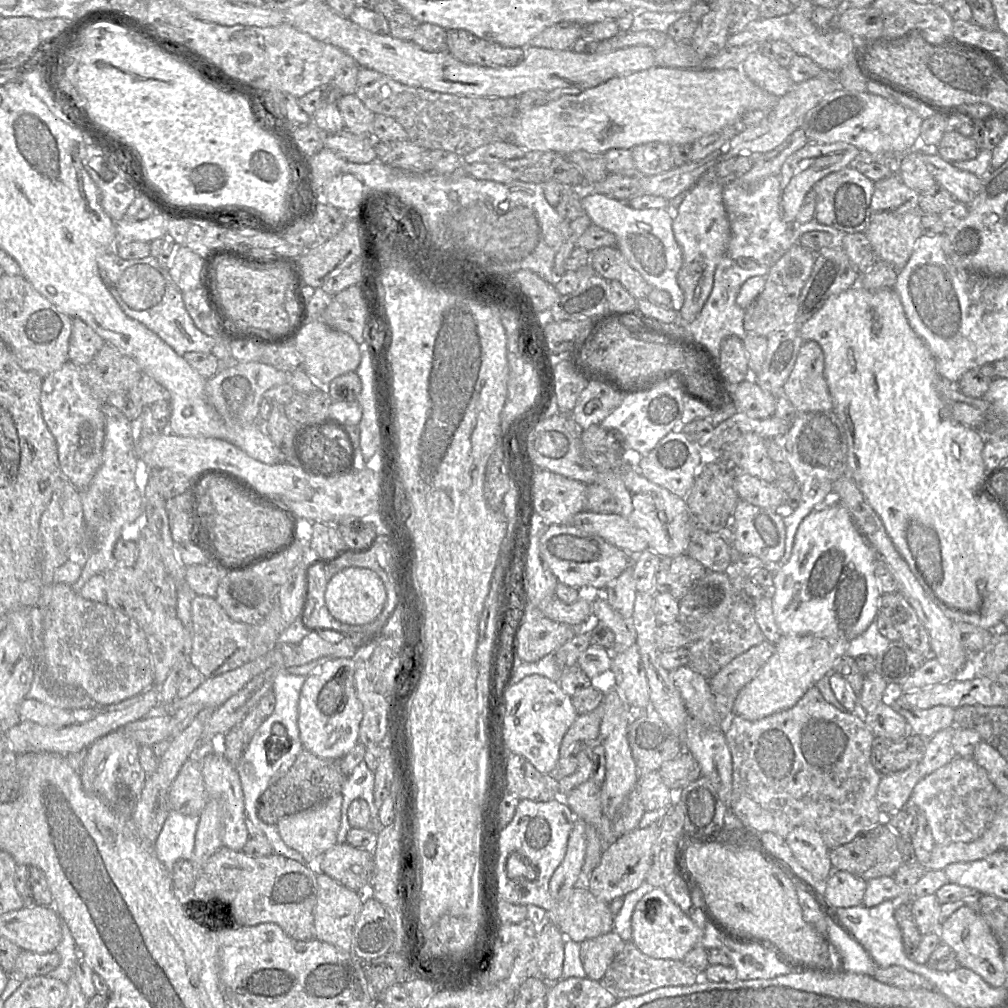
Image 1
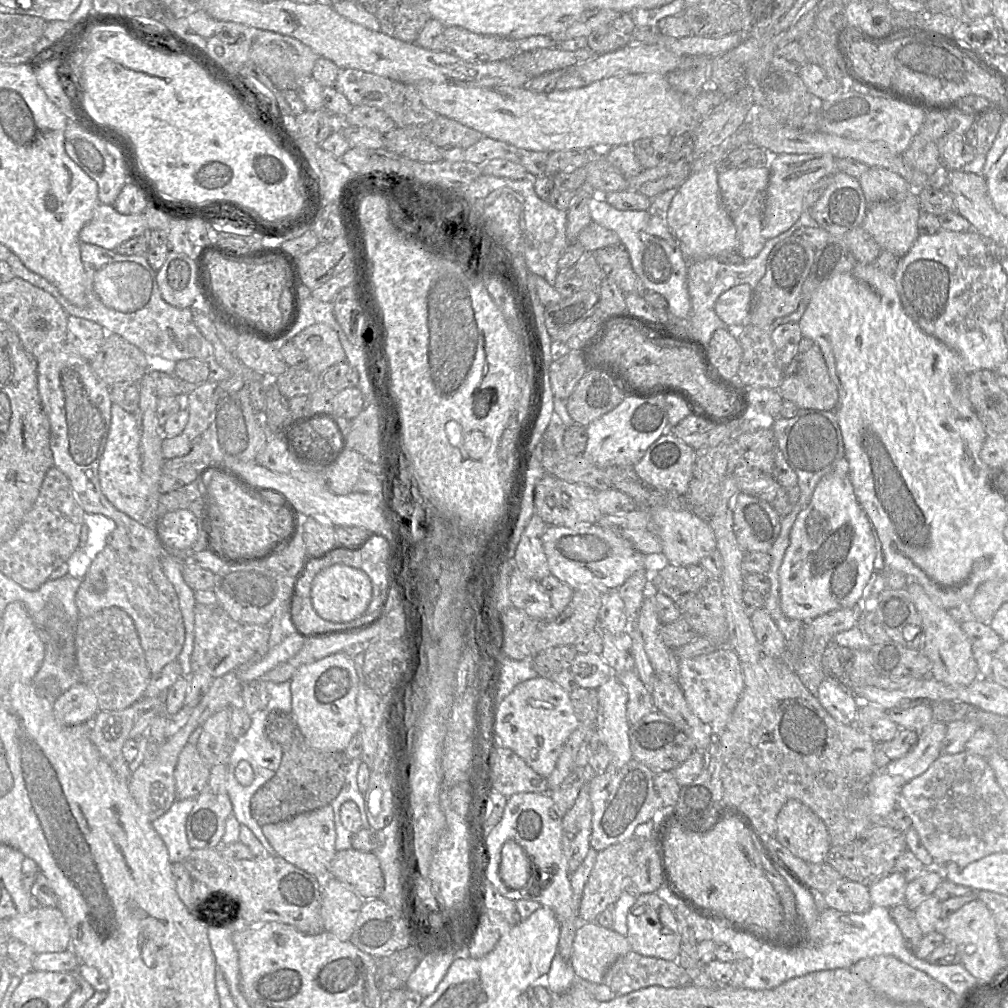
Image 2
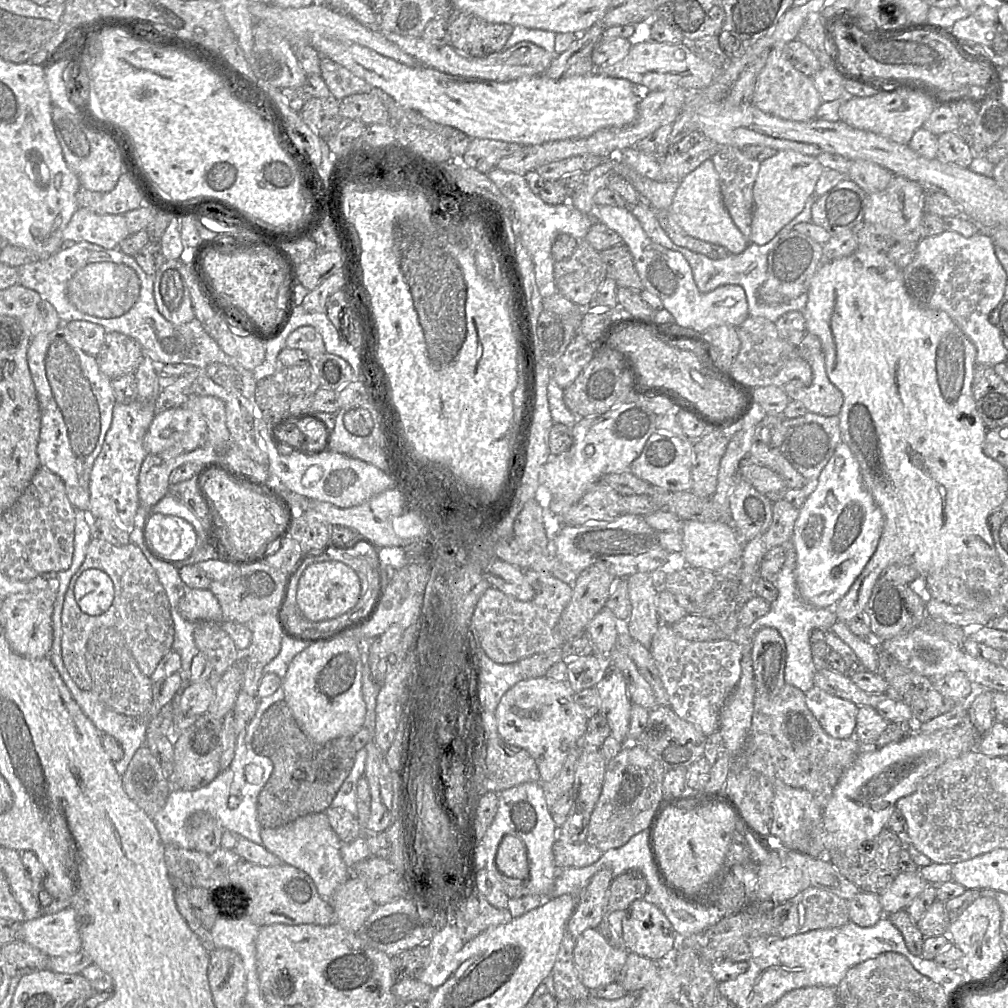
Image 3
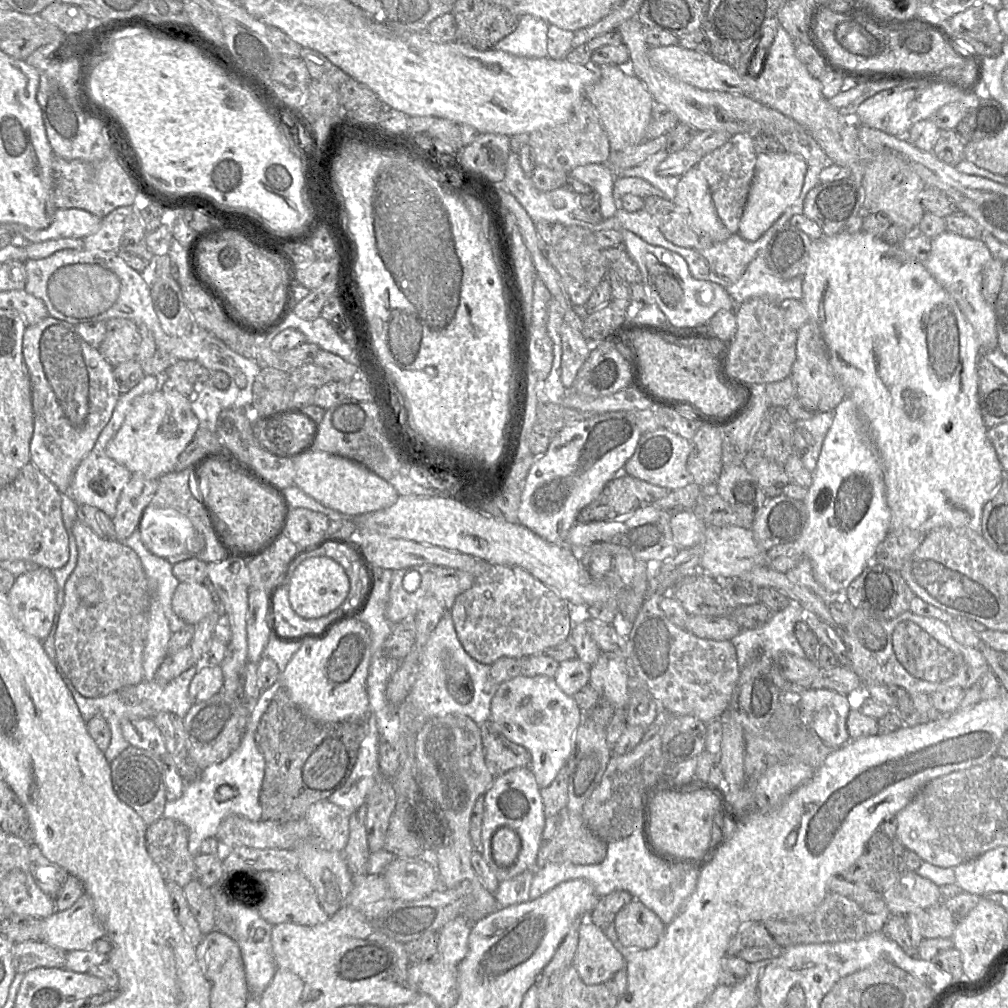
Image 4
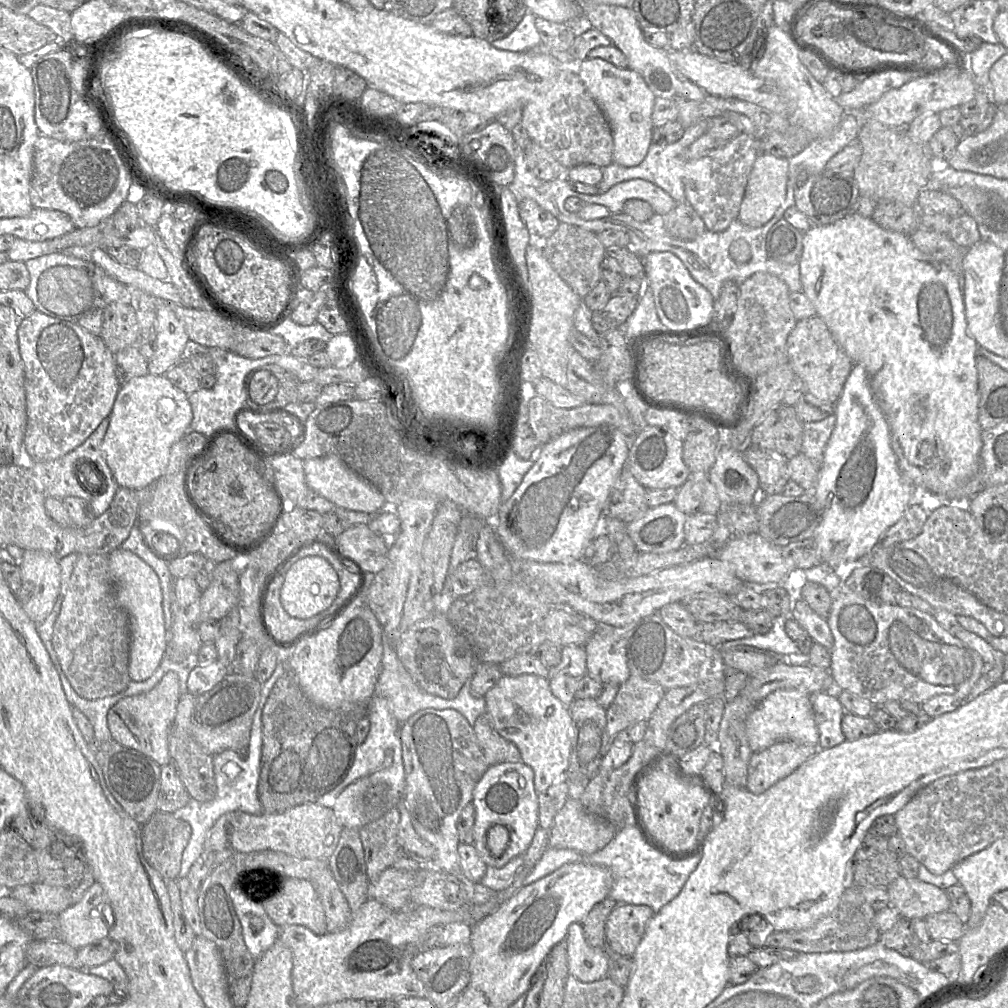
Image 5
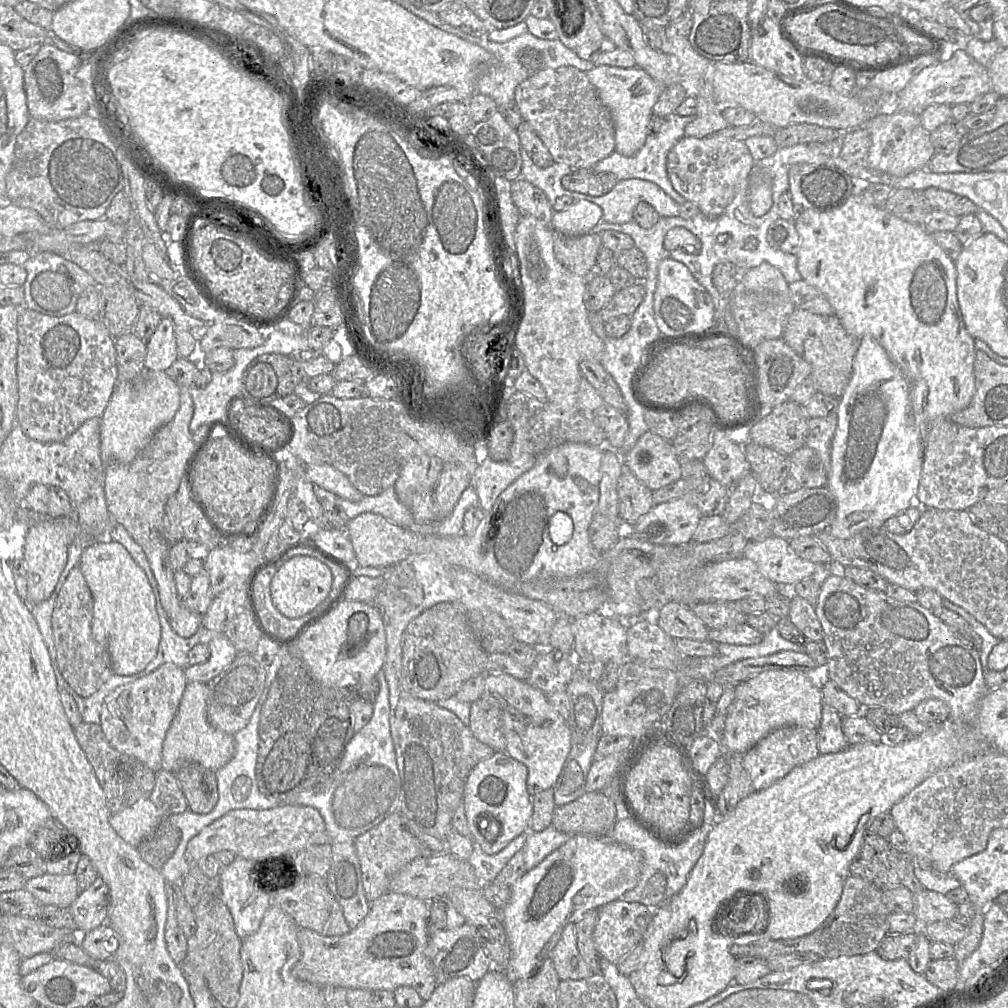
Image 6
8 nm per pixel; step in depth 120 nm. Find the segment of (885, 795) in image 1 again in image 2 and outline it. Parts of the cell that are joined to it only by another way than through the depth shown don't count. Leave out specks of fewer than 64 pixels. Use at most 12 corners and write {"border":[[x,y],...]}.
{"border":[[931,722],[903,758],[878,771],[905,782],[941,755],[946,723]]}

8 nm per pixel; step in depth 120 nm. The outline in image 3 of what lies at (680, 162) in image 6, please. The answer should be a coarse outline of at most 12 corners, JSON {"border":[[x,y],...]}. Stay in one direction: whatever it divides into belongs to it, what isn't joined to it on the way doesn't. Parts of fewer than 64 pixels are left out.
{"border":[[720,146],[711,160],[723,203],[750,244],[761,162]]}

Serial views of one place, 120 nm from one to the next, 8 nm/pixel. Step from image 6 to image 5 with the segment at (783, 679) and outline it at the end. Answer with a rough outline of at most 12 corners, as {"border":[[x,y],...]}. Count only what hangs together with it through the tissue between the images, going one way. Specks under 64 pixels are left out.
{"border":[[778,689],[747,717],[754,753],[818,745],[810,694]]}

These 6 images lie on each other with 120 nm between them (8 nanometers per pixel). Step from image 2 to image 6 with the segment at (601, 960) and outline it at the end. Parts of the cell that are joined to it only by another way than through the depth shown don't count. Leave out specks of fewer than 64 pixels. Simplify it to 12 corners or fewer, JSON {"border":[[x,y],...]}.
{"border":[[565,925],[549,958],[560,980],[593,975]]}

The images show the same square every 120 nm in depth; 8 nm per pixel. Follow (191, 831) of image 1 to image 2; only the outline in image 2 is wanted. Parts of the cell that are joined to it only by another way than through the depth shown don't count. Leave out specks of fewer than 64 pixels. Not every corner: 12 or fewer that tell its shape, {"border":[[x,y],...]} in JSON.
{"border":[[196,797],[176,799],[152,822],[171,863],[192,851],[186,821]]}

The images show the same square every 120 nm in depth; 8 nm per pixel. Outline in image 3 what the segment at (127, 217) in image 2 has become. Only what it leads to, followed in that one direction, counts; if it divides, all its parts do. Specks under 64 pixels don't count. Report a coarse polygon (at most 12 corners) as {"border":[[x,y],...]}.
{"border":[[80,207],[64,243],[117,249],[128,236],[123,214]]}

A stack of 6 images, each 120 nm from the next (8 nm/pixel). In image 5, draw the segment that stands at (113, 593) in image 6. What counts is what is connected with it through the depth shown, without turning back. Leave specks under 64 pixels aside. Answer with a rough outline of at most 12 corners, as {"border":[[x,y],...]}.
{"border":[[120,547],[107,555],[129,617],[129,676],[141,682],[167,646],[160,581]]}

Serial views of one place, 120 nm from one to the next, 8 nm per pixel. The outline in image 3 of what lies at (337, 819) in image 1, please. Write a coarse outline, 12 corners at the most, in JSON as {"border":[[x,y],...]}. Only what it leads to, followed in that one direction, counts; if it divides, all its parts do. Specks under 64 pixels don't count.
{"border":[[324,812],[261,829],[262,845],[304,871],[322,899],[351,876]]}

